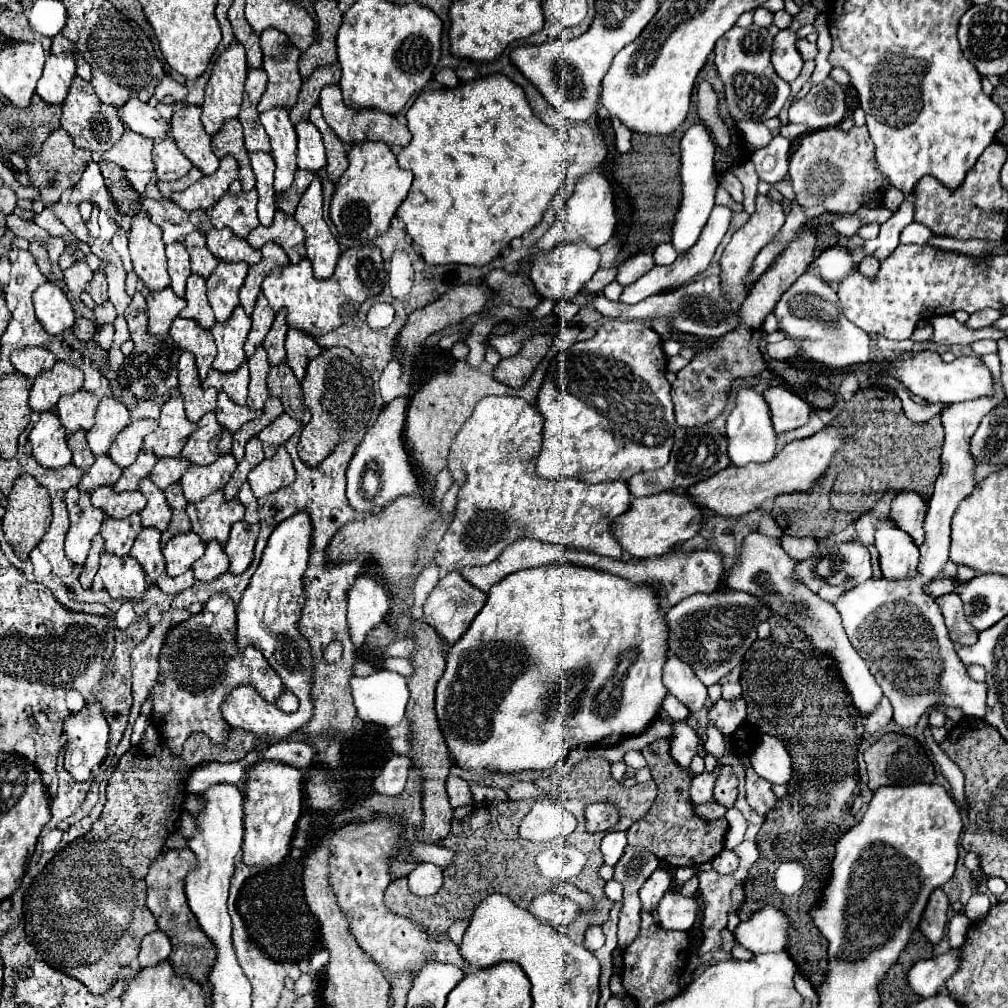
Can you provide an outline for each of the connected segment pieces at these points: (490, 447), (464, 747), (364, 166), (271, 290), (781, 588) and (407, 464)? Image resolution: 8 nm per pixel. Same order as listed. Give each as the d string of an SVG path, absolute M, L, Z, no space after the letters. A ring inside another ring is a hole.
M485 397L477 403L471 419L463 425L449 455L449 471L453 479L461 485L459 501L451 527L439 541L435 549L433 563L441 569L441 575L459 571L459 567L487 565L495 561L501 551L517 539L531 537L543 543L555 543L561 547L571 547L579 551L589 551L597 555L607 555L621 559L621 547L611 533L613 521L629 509L631 493L625 481L611 481L599 485L579 483L577 479L561 479L559 483L545 483L535 475L535 461L541 447L543 417L539 411L519 397Z
M543 565L531 571L519 571L499 581L495 587L491 587L487 595L487 605L473 619L467 633L455 645L449 647L445 655L447 659L445 673L437 681L435 711L453 763L469 771L487 769L491 773L509 773L509 775L521 771L541 771L553 767L557 761L561 761L567 755L569 749L577 745L597 743L613 733L639 735L639 731L645 731L645 727L659 715L661 701L667 695L667 689L663 687L661 681L663 663L667 661L667 625L657 599L659 595L647 585L631 585L625 583L625 579L621 577L595 569L575 567L575 565L563 565L563 567Z
M365 141L353 145L349 151L349 167L337 181L329 209L331 221L335 223L339 235L359 241L371 241L381 237L389 229L397 207L405 201L411 181L411 171L399 169L395 155L385 143Z
M351 247L347 249L335 267L331 279L321 281L313 277L311 263L307 259L299 261L297 265L279 267L263 281L263 295L269 301L269 307L279 313L281 309L287 311L287 325L299 329L311 337L329 333L353 317L361 303L369 297L375 297L385 287L385 269L381 251L377 247Z
M753 531L743 539L741 555L731 565L731 571L729 571L725 583L733 591L745 591L749 595L759 595L759 599L767 599L767 605L773 605L775 611L779 611L779 615L791 617L791 621L797 627L803 627L803 631L807 631L807 637L813 641L813 647L835 659L839 673L841 673L841 677L843 677L843 681L853 697L855 707L867 717L879 705L883 691L881 691L879 683L869 675L869 667L865 665L865 661L851 647L835 607L831 603L823 601L813 591L807 591L807 587L791 583L795 563L797 561L793 561L783 551L781 541L777 537L769 537L769 535L763 535L759 531Z
M397 397L379 413L375 425L367 431L365 439L357 447L347 469L347 499L357 513L371 513L375 507L383 509L399 495L411 495L419 489L419 479L409 453L403 443L403 427L407 415L409 397Z

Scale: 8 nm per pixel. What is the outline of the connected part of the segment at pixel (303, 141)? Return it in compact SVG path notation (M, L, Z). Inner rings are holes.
M303 121L303 123L295 125L295 131L297 131L297 139L299 139L299 143L297 143L299 169L307 169L307 171L317 173L327 163L319 129L311 121Z

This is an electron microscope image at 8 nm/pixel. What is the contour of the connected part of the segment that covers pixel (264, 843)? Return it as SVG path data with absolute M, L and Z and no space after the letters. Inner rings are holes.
M261 759L247 769L243 777L243 793L245 793L245 839L241 849L241 859L245 865L277 865L289 853L291 837L295 831L295 823L301 815L301 783L303 773L291 765L279 761Z

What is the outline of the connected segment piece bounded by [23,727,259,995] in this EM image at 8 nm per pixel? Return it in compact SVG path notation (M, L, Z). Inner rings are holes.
M229 727L227 745L213 745L211 739L203 733L193 733L181 755L173 755L165 745L163 737L159 737L159 745L153 755L141 751L139 745L131 747L115 767L109 785L107 785L107 803L95 827L65 849L61 849L47 867L33 879L31 887L23 899L23 911L27 917L27 939L39 947L39 957L49 963L53 969L65 971L69 977L79 979L91 993L107 993L111 985L117 981L117 975L123 967L127 967L139 953L141 939L157 929L155 917L145 905L147 887L145 875L149 871L151 861L163 851L165 839L171 831L177 829L177 821L181 817L183 799L185 799L185 783L189 773L199 763L233 763L241 761L249 751L253 751L259 741L251 731Z

